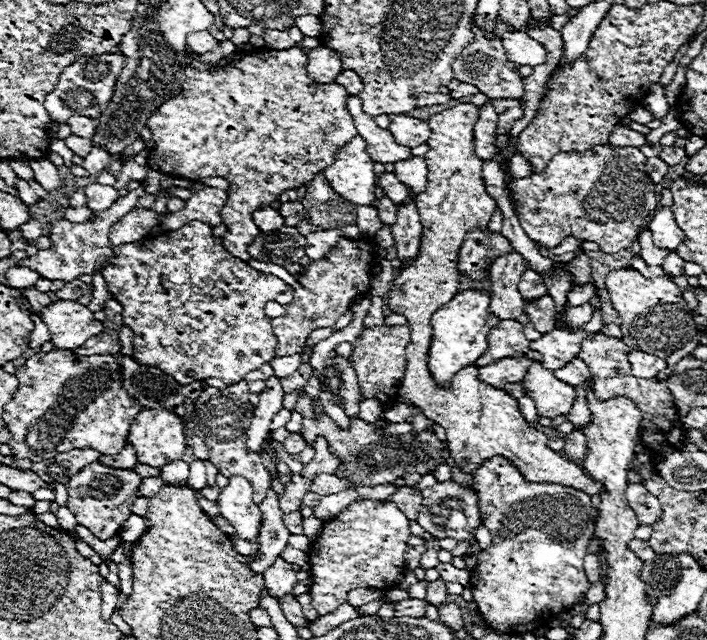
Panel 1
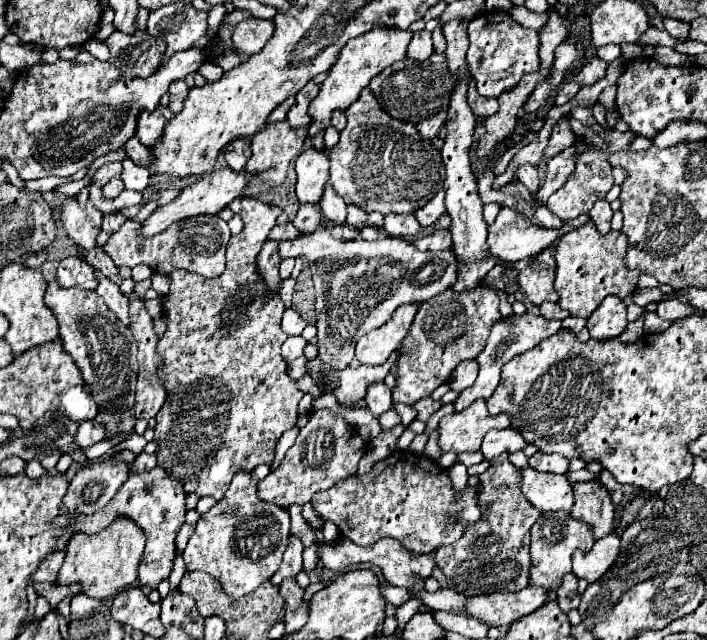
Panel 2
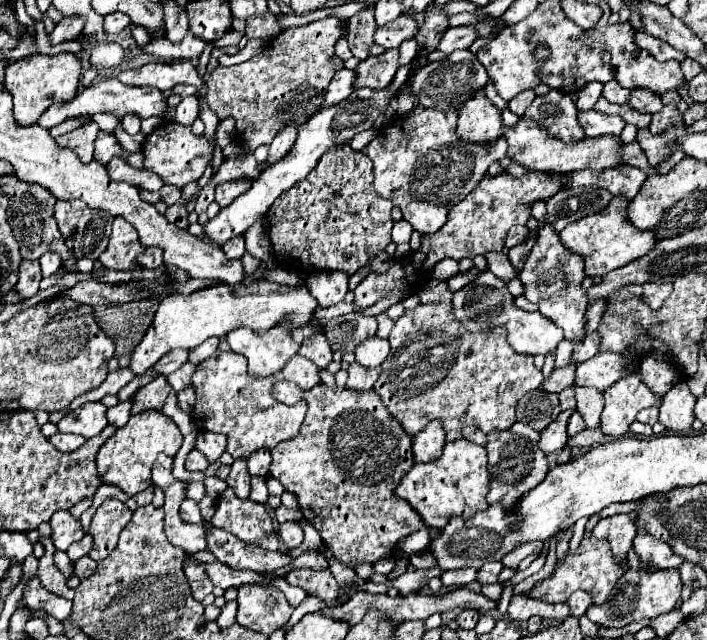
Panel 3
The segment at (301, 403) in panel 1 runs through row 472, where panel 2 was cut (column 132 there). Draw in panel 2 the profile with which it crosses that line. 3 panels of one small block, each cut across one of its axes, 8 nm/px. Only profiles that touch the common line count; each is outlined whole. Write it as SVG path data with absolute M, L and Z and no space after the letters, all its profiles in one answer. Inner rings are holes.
M50 282L44 294L44 302L58 320L64 350L74 358L86 380L86 386L102 406L102 412L94 418L94 422L106 424L106 436L132 432L136 420L130 418L130 406L134 406L136 396L138 360L134 354L134 336L130 330L118 322L116 314L92 290L62 288L58 282Z

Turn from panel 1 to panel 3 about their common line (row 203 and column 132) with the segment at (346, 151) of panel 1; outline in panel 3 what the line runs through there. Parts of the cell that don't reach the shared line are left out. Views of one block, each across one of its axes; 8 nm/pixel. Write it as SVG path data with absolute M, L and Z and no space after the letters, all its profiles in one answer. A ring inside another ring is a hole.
M258 280L252 286L216 284L204 290L196 290L188 296L170 294L160 302L154 314L154 322L150 324L150 330L146 330L146 334L142 336L142 342L130 354L128 368L136 376L140 376L150 366L154 366L154 362L158 362L166 352L174 348L192 350L204 340L208 340L210 336L226 336L230 330L236 330L242 326L252 328L256 334L264 334L284 314L292 314L298 326L306 326L314 322L312 312L316 306L318 302L310 296L304 284L300 288L290 288L290 286L280 286L266 280Z

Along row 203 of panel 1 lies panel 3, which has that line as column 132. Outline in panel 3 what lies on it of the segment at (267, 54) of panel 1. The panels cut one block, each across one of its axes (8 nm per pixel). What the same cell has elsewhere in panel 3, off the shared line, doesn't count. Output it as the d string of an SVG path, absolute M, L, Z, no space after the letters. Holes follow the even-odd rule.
M114 218L112 234L106 252L100 256L100 262L104 268L112 270L140 270L136 256L144 250L144 246L138 242L138 232L134 226L124 222L122 218Z

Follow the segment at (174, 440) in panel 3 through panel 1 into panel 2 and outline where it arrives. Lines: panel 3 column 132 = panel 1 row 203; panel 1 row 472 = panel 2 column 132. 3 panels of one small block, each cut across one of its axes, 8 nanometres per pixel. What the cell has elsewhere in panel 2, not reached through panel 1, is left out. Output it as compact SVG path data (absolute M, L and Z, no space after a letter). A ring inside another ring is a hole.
M146 452L138 454L134 466L132 466L132 472L144 472L144 470L152 470L156 466L156 456L150 456ZM118 518L100 534L84 534L78 532L70 540L66 548L66 560L60 568L56 584L82 584L78 594L86 594L96 600L114 598L126 586L132 586L138 578L138 564L144 552L144 534L142 530L128 518Z

